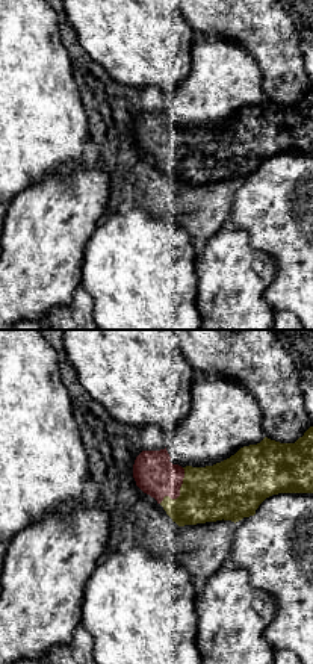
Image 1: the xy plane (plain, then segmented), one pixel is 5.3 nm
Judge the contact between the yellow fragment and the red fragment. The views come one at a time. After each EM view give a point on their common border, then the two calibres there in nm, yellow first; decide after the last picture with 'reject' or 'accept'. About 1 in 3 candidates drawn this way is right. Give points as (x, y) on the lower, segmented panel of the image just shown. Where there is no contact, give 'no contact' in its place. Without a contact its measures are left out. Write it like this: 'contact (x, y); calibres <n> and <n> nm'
contact (180, 492); calibres 300 and 220 nm

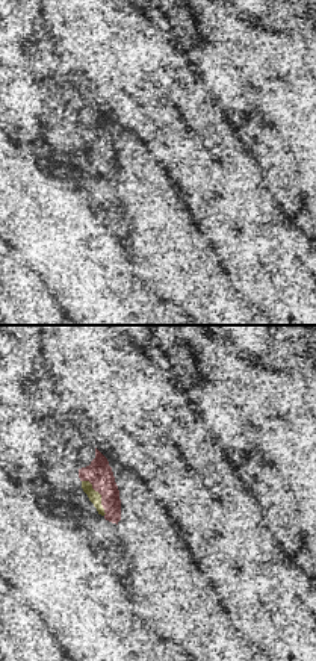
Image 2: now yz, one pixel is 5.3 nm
contact (100, 495); calibres 70 and 140 nm

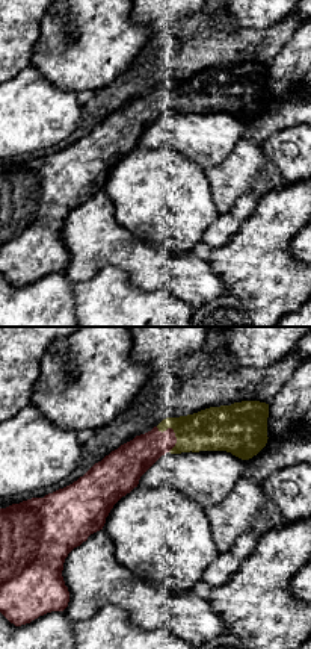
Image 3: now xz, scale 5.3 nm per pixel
contact (174, 431); calibres 240 and 190 nm

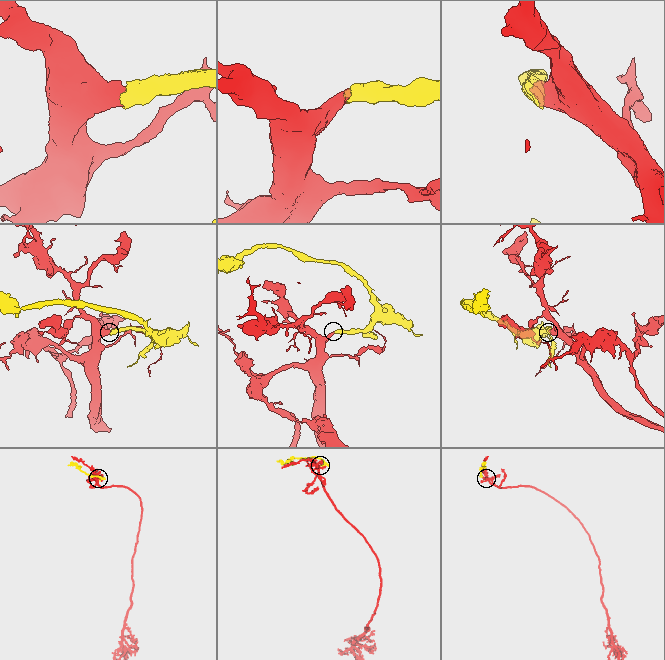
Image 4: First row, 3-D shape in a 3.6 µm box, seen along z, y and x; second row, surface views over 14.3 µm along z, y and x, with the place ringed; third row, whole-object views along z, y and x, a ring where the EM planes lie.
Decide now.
accept

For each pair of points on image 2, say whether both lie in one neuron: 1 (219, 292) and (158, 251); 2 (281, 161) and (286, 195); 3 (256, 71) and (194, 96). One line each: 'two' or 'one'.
1: one
2: one
3: two

